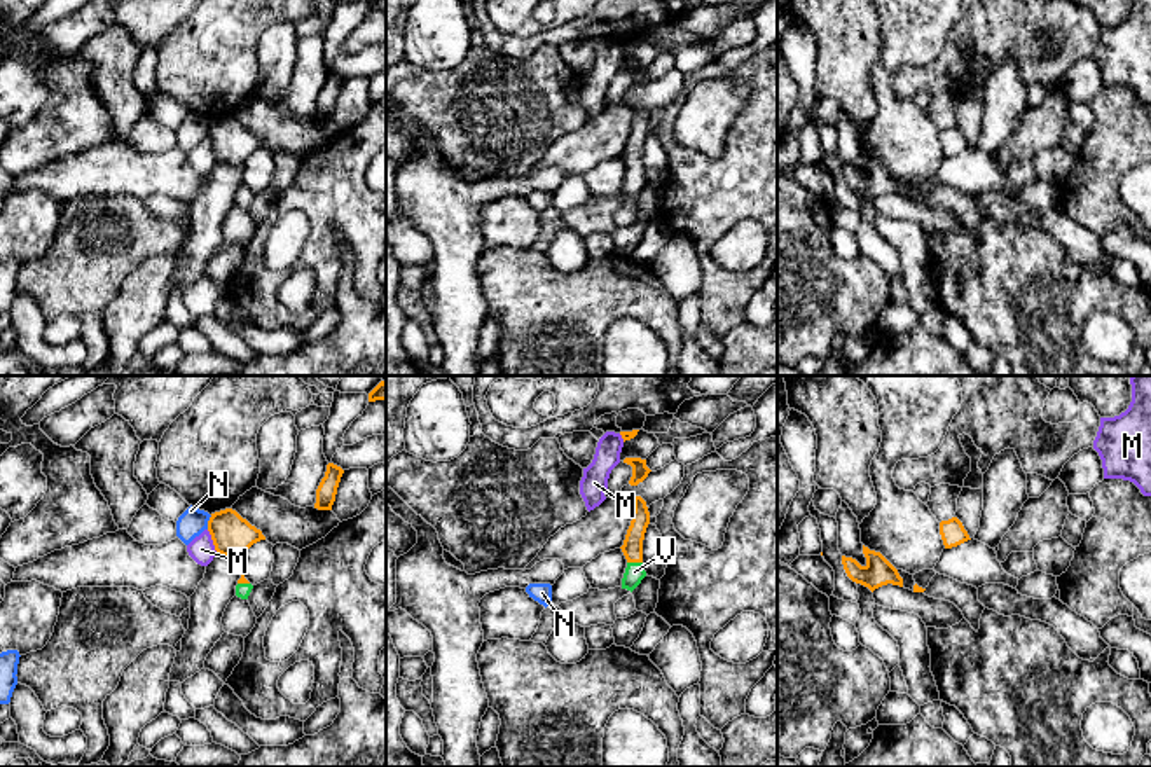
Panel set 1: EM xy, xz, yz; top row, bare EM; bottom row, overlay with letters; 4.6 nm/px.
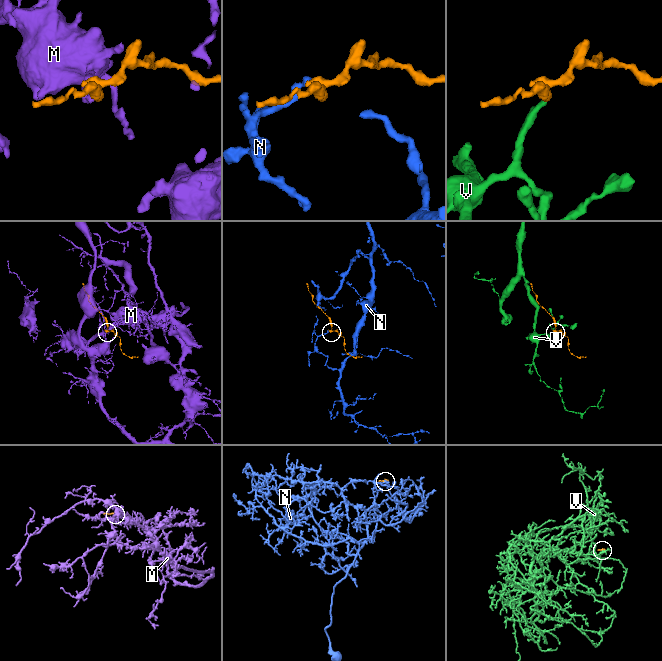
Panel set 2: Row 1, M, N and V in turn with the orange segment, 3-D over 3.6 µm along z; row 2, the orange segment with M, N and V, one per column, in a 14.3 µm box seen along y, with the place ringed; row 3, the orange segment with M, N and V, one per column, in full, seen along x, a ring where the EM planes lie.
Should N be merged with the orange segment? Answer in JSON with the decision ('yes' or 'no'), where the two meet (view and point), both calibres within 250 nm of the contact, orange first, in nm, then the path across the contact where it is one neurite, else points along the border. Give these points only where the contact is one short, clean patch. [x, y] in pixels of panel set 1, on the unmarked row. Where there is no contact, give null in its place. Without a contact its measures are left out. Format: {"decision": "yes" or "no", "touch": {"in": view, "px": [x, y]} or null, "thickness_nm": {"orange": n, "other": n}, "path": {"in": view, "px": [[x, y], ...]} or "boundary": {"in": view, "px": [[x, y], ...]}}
{"decision": "no", "touch": {"in": "xy", "px": [208, 131]}, "thickness_nm": {"orange": 190, "other": 120}, "boundary": {"in": "xy", "px": [[212, 124], [206, 137]]}}

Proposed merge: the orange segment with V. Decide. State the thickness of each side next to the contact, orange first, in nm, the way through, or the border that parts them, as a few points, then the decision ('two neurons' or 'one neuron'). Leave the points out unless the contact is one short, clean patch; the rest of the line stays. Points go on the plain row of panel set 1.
100/90 nm | across xz (633, 154), (634, 170), (634, 180) | one neuron

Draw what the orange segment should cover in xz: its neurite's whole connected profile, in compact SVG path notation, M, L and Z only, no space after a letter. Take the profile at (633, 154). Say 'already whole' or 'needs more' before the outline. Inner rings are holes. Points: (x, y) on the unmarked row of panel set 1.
needs more; M634 105L632 110L634 110L632 129L627 138L624 154L620 155L627 168L627 176L622 187L622 197L627 197L631 201L646 185L643 175L643 149L646 136L650 133L650 121L646 110L641 105Z

